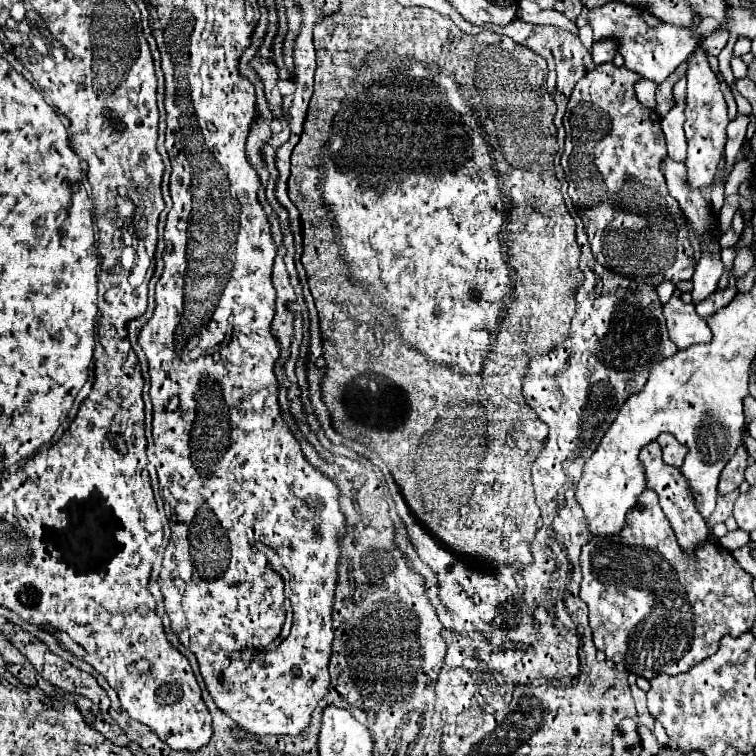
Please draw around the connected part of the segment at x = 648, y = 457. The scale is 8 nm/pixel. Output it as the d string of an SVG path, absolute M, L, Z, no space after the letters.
M649 443L641 453L639 453L639 459L645 467L645 475L647 475L647 487L657 491L659 495L659 503L667 515L667 519L671 521L673 529L675 529L675 535L677 535L677 541L681 547L685 547L687 553L693 553L693 549L697 545L701 545L703 541L707 541L707 523L705 519L699 515L697 507L695 507L695 501L693 501L693 495L687 487L687 479L683 479L681 471L677 467L671 467L671 465L665 465L663 459L661 459L661 447L659 443Z

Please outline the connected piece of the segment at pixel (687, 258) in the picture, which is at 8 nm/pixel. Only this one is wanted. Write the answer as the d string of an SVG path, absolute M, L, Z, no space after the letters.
M603 63L575 85L563 117L567 137L565 151L561 153L561 165L565 169L565 181L569 183L569 197L585 223L585 233L595 259L609 271L637 283L659 285L665 279L677 283L677 271L687 271L683 273L683 279L691 279L695 271L693 247L687 239L687 219L681 215L675 199L669 197L663 173L659 169L663 155L667 155L661 117L655 109L649 109L637 101L633 87L639 79L639 73L627 67Z

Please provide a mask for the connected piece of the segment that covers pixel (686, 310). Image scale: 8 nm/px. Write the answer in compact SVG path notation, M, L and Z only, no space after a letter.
M671 297L663 307L663 315L667 321L669 339L677 345L677 349L711 341L711 329L705 319L697 315L693 303L683 303L679 297Z

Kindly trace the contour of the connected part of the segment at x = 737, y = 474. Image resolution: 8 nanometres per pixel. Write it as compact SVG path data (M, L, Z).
M741 445L739 451L735 453L735 457L723 467L721 471L721 479L719 479L719 495L727 495L731 491L735 491L741 483L743 483L743 471L747 467L747 449Z

